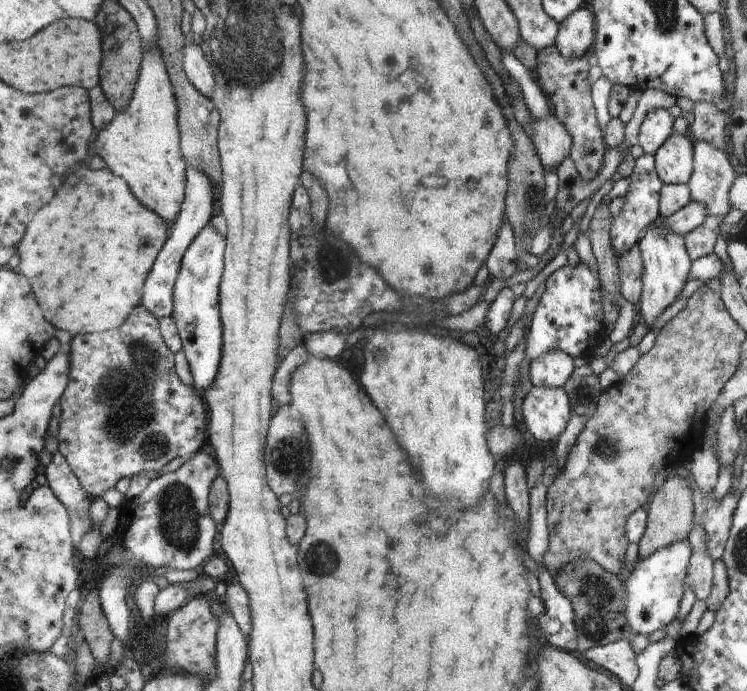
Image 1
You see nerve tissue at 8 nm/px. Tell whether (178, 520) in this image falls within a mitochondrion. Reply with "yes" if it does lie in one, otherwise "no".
yes

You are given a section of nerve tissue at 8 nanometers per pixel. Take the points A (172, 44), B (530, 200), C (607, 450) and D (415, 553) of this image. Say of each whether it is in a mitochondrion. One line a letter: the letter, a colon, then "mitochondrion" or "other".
A: other
B: mitochondrion
C: mitochondrion
D: other

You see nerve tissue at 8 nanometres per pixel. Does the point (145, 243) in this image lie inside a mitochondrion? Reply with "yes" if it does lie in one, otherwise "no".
no

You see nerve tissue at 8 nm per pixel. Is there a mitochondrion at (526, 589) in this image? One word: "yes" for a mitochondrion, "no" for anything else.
no

